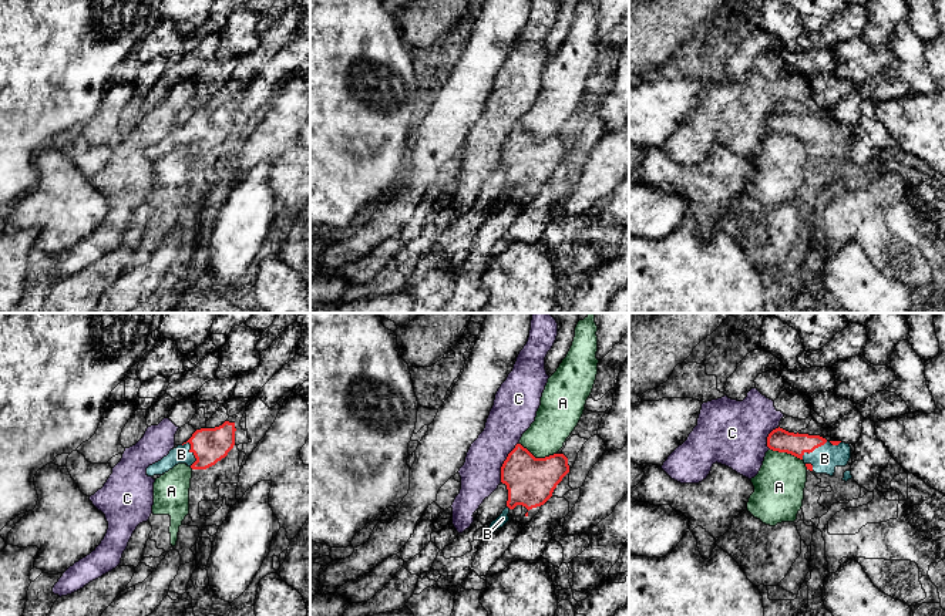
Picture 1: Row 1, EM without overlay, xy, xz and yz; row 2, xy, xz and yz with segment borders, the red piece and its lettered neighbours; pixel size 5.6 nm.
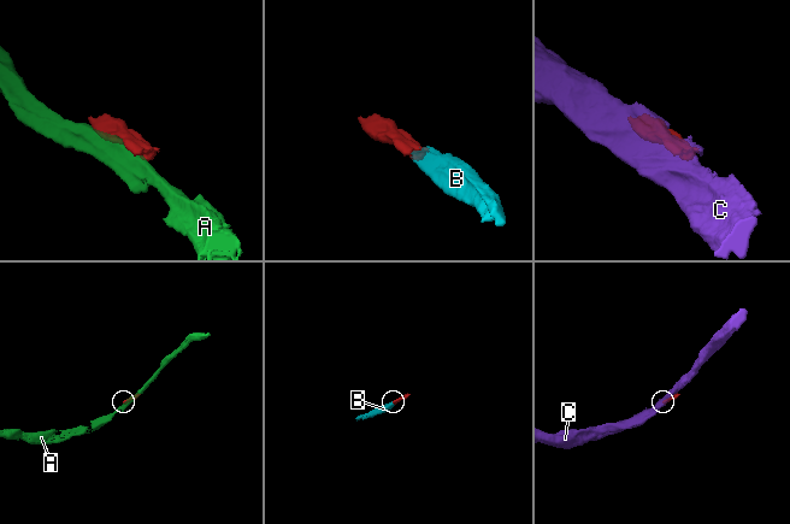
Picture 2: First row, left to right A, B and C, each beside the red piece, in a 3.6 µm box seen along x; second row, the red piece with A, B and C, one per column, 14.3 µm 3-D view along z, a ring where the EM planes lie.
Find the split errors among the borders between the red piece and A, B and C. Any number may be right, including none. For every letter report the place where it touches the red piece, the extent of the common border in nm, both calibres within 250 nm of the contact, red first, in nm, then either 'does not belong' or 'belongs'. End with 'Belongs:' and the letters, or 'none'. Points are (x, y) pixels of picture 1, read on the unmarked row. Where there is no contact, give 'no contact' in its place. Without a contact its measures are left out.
A: xz (538, 140) | 220 nm | 280/220 nm | does not belong
B: yz (820, 127) | 240 nm | 130/150 nm | belongs
C: xz (504, 144) | 240 nm | 280/220 nm | does not belong
Belongs: B

